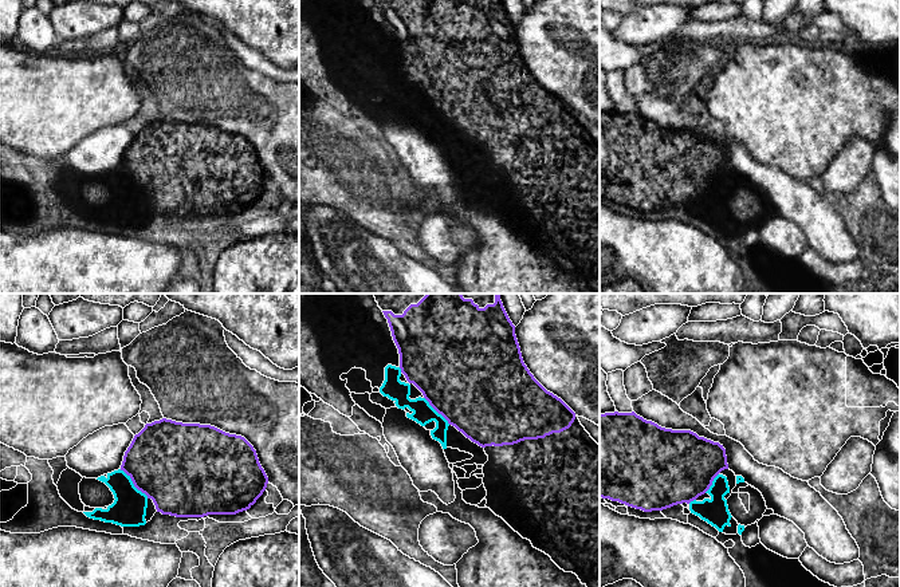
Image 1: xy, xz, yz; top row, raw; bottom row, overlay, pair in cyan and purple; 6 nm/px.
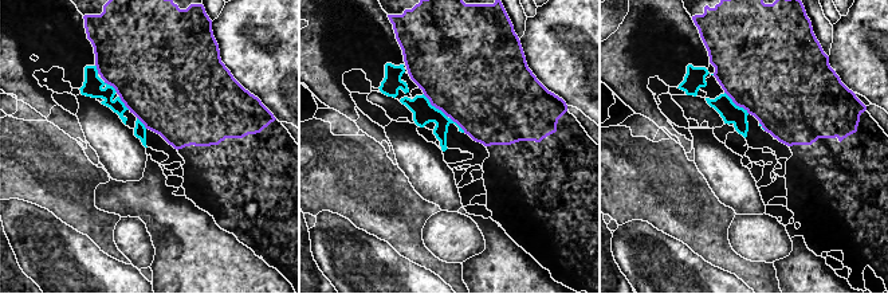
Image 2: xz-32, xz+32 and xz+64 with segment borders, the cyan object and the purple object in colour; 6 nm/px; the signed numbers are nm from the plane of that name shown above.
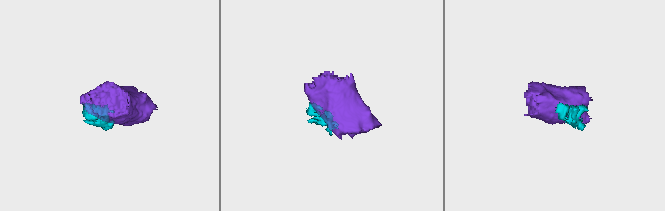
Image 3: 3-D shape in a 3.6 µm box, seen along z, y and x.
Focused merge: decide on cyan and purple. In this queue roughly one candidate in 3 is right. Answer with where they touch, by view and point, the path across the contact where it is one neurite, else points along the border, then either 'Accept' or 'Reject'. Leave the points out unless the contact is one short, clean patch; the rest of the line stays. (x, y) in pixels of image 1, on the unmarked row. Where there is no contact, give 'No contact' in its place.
Touches cyan at xy (133, 184). Accept

